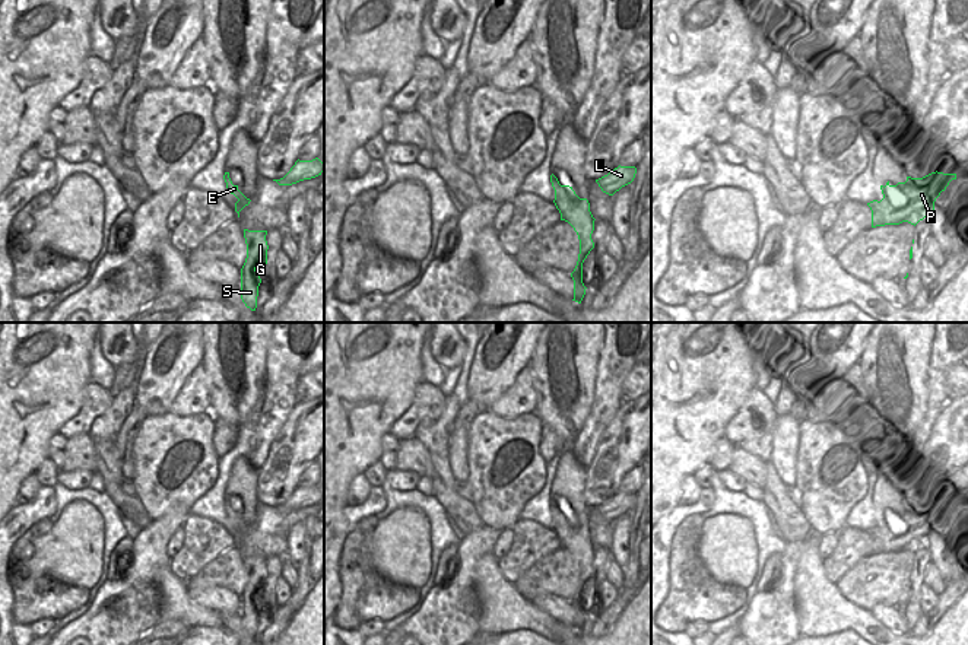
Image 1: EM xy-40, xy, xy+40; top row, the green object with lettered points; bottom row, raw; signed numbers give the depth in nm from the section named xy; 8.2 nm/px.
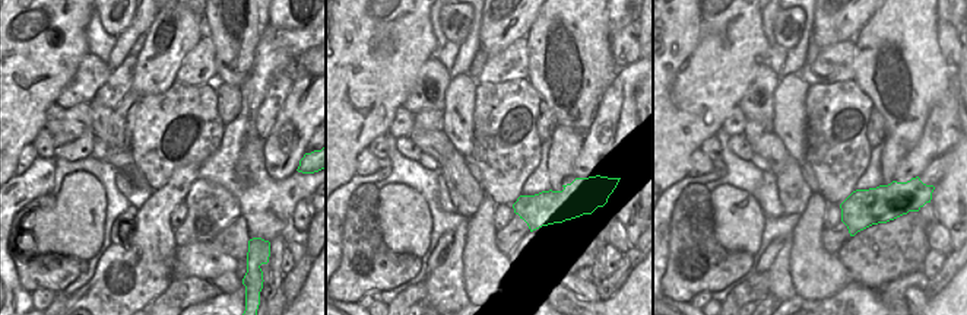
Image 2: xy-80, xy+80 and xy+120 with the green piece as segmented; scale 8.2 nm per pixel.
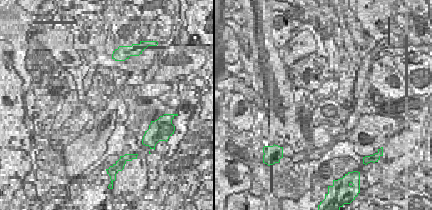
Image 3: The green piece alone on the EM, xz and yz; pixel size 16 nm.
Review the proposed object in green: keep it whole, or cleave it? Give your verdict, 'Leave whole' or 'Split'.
Split

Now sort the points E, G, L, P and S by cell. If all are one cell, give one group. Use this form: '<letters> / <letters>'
E L P / G S

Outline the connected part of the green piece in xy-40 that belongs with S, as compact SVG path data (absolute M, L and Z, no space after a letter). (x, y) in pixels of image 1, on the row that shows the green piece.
M244 229L247 258L241 269L241 299L251 311L256 311L257 308L258 286L261 283L256 267L267 264L269 245L266 235L267 231Z

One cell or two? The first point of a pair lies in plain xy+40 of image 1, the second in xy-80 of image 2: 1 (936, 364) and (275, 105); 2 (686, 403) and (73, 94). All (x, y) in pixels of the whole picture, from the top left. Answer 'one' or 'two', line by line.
1: one
2: two

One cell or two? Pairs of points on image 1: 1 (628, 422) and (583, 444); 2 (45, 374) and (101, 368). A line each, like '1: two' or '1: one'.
1: two
2: two

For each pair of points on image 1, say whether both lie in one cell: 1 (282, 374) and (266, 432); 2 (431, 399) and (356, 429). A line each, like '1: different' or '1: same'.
1: same
2: different

